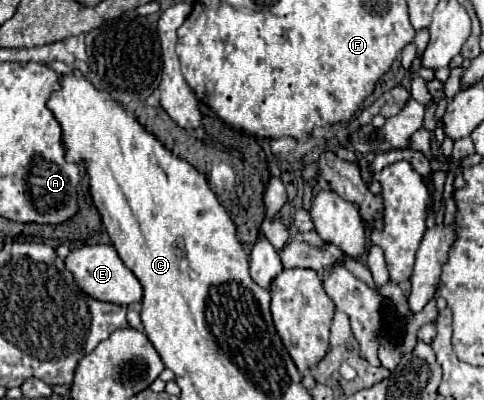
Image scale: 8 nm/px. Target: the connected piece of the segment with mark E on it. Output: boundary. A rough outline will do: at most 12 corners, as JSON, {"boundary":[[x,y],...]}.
{"boundary":[[84,245],[64,259],[98,301],[142,301],[142,285],[112,245]]}

